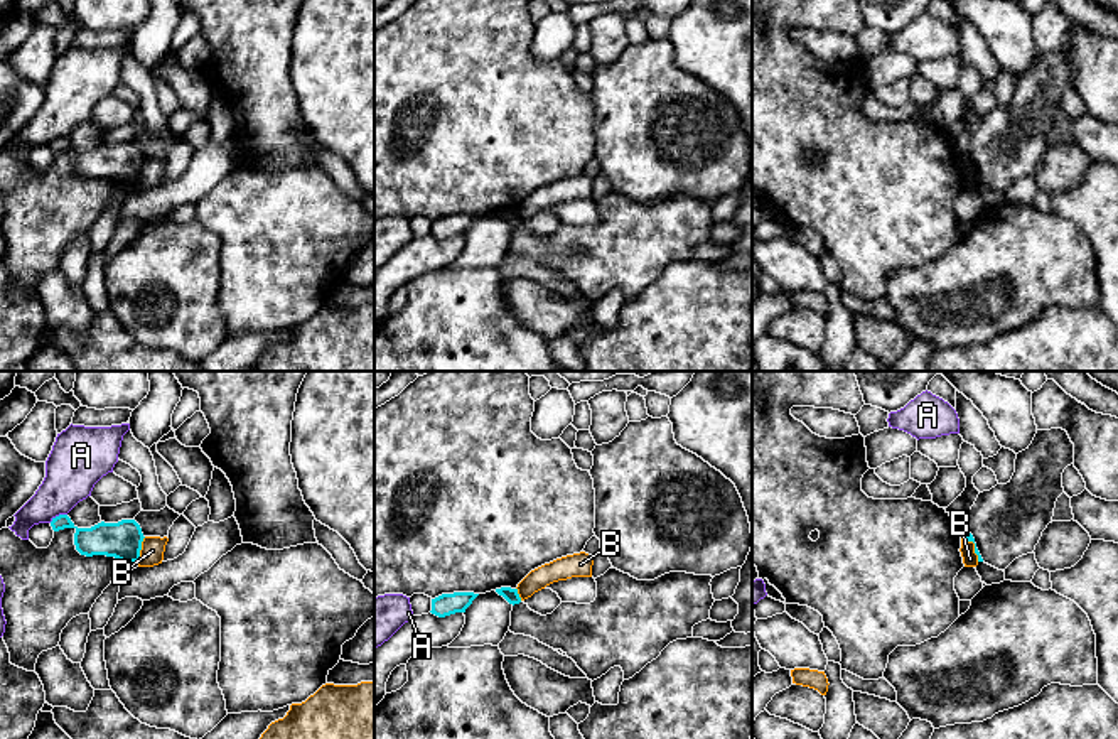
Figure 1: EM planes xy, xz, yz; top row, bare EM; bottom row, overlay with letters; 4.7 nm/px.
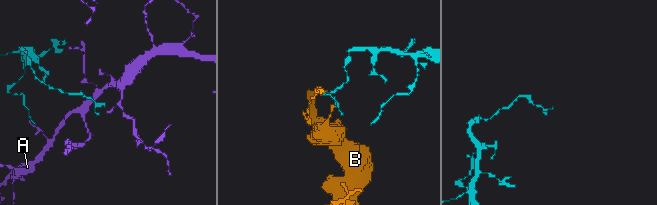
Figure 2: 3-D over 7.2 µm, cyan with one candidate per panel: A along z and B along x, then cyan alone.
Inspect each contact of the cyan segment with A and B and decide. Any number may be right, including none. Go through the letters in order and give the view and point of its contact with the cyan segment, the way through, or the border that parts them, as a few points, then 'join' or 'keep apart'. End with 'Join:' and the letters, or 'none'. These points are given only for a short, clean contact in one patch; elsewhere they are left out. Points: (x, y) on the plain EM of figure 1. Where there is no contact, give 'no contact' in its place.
A: xy (59, 137) | along xy (66, 135), (59, 135), (49, 144) | keep apart
B: xy (140, 171) | along xy (145, 159), (137, 183) | keep apart
Join: none

